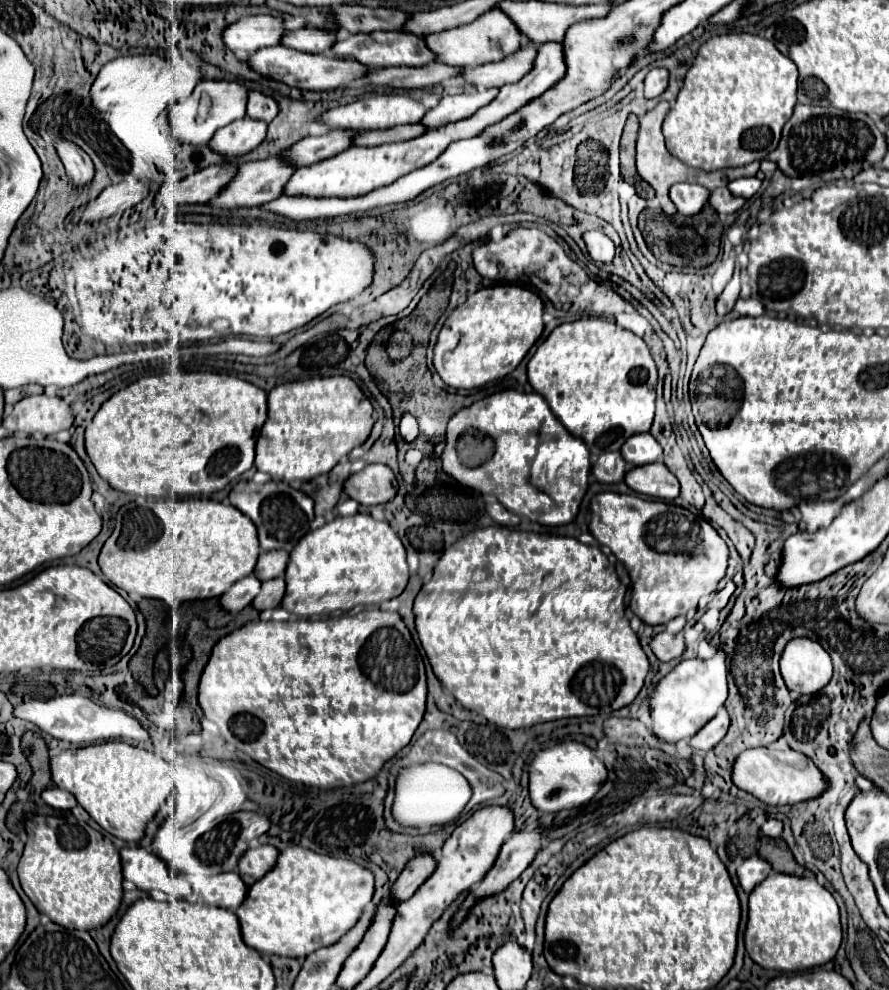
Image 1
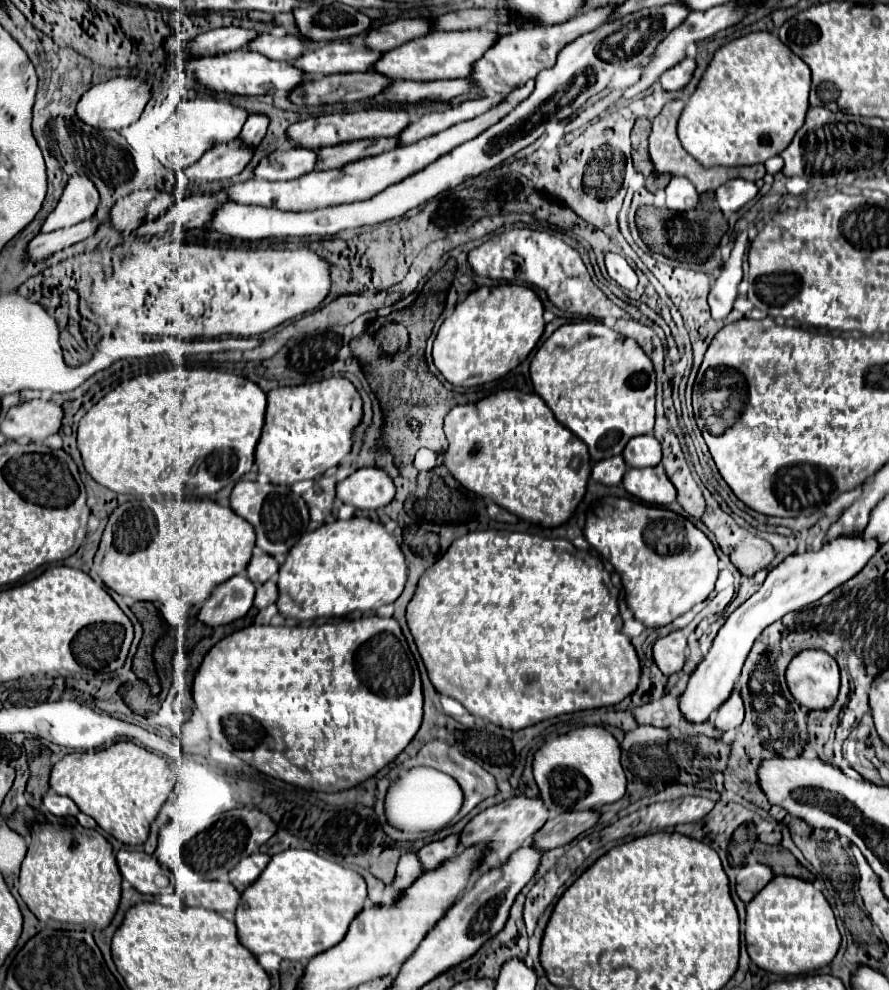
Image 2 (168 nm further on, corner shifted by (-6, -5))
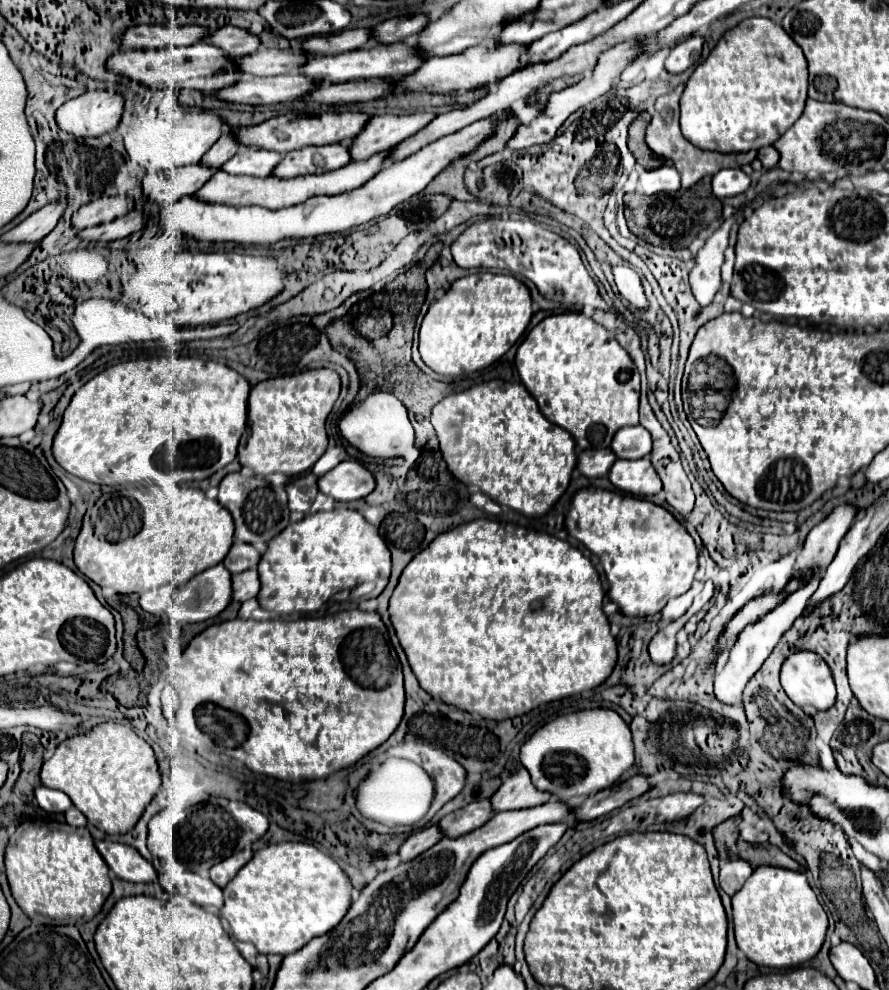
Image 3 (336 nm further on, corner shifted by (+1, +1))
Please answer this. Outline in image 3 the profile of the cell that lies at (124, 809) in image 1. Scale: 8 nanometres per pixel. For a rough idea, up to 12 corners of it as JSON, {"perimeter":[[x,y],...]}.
{"perimeter":[[116,722],[64,740],[44,786],[106,834],[130,832],[162,782]]}

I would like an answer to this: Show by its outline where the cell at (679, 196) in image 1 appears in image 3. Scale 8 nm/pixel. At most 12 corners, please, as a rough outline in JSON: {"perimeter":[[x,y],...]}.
{"perimeter":[[674,166],[642,170],[638,192],[678,192],[680,172]]}

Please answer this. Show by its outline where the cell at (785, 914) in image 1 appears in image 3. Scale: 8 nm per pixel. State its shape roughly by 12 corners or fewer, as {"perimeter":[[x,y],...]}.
{"perimeter":[[756,868],[732,896],[754,964],[814,958],[828,916],[802,872]]}

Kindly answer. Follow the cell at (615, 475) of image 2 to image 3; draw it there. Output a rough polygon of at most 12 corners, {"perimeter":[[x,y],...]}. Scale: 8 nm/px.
{"perimeter":[[610,448],[584,450],[578,470],[588,478],[602,478],[616,456]]}

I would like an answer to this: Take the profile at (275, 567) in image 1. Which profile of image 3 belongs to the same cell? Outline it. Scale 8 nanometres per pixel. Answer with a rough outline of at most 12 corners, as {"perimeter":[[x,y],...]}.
{"perimeter":[[234,544],[224,558],[232,574],[256,568],[260,552]]}

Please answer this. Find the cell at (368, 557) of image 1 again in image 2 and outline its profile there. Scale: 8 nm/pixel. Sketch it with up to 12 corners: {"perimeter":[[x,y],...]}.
{"perimeter":[[369,518],[303,534],[277,608],[299,623],[395,602],[407,566]]}

